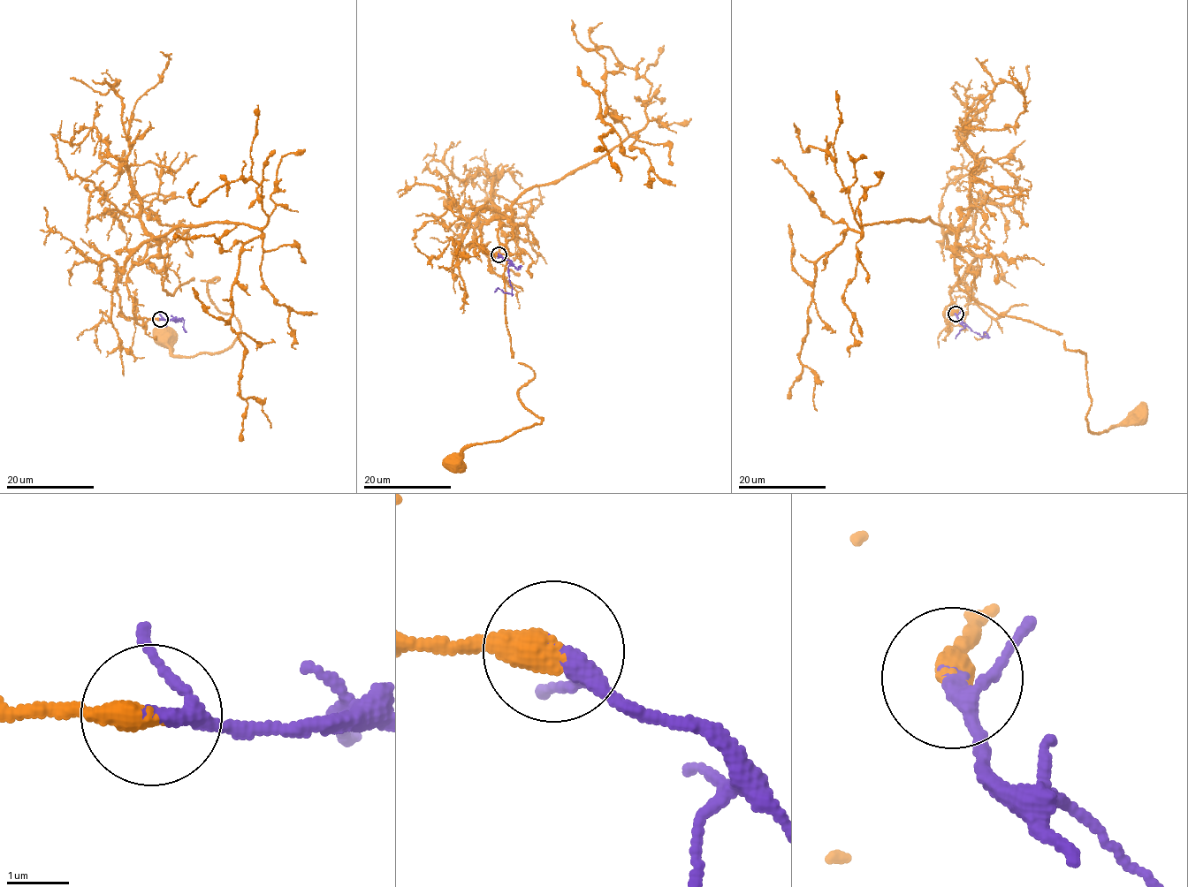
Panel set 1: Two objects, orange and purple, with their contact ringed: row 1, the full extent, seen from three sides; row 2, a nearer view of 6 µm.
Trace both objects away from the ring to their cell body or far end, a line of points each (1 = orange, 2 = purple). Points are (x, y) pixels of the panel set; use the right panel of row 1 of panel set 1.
1: (955, 314), (951, 288), (976, 256), (951, 246), (978, 302), (1085, 354), (1090, 431), (1139, 414)
2: (955, 314), (960, 322), (974, 332), (986, 337), (987, 334), (983, 333), (986, 334)

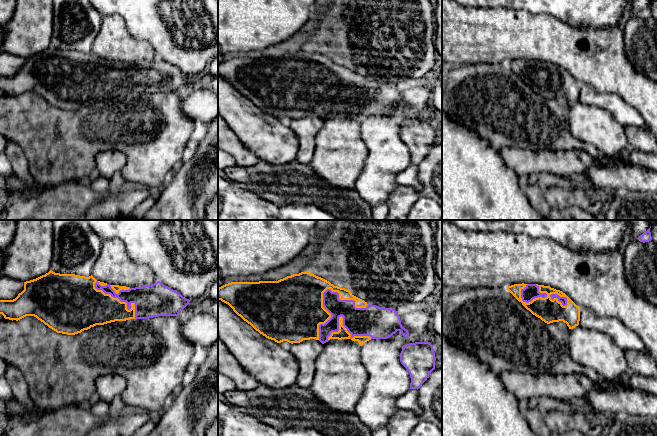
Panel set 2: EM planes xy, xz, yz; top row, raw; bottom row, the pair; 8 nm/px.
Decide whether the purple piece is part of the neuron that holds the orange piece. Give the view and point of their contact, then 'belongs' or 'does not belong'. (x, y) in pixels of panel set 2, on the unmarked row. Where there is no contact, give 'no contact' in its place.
meets orange in xz at (325, 66); belongs

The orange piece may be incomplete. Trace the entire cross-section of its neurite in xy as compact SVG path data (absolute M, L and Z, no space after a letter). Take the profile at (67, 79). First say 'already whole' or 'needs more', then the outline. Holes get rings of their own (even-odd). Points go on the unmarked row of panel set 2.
needs more; M49 47L24 58L24 66L13 76L0 76L0 90L5 95L20 96L34 92L57 109L75 111L96 101L130 95L178 92L190 76L157 57L152 61L130 64L109 61L89 53Z

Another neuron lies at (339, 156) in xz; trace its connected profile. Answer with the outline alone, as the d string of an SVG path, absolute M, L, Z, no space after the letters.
M330 115L315 137L310 163L314 172L339 188L354 189L368 149L360 136L361 122L351 115Z

